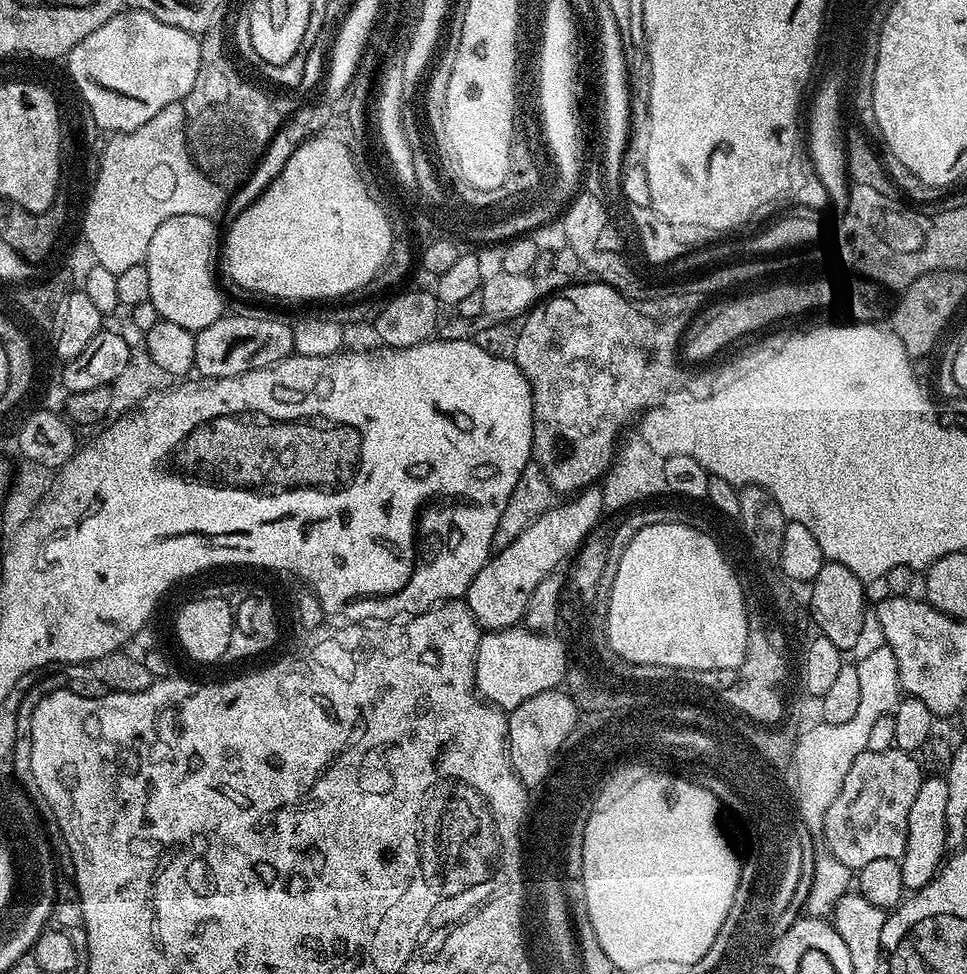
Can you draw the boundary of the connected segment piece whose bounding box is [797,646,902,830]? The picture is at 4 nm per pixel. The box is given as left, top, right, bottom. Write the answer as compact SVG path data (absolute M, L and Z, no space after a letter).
M879 647L864 661L856 664L858 679L862 685L862 698L854 718L850 718L850 722L845 724L825 724L804 737L801 747L803 754L797 757L801 762L800 776L804 776L804 808L798 816L809 829L823 829L824 815L834 798L838 798L838 790L842 790L842 782L846 782L846 774L850 766L854 766L854 758L868 751L870 730L873 729L874 722L889 715L902 699L898 662L888 647Z

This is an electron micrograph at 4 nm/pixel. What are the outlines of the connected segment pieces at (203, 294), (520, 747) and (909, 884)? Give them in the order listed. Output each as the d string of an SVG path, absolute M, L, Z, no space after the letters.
M182 214L162 222L150 238L144 264L150 274L150 300L161 320L178 322L186 330L197 333L210 322L225 315L224 296L216 285L218 272L218 232L211 219L198 214Z
M553 690L534 694L534 698L526 698L522 706L511 709L507 717L510 757L516 761L514 772L530 786L543 776L544 771L547 771L548 757L572 726L574 715L572 704L569 704L569 693L564 690Z
M940 774L929 775L920 784L918 795L910 808L910 822L906 832L906 850L900 857L902 866L902 882L905 889L919 890L925 888L940 871L945 863L948 831L946 830L946 802L949 791L945 777Z

